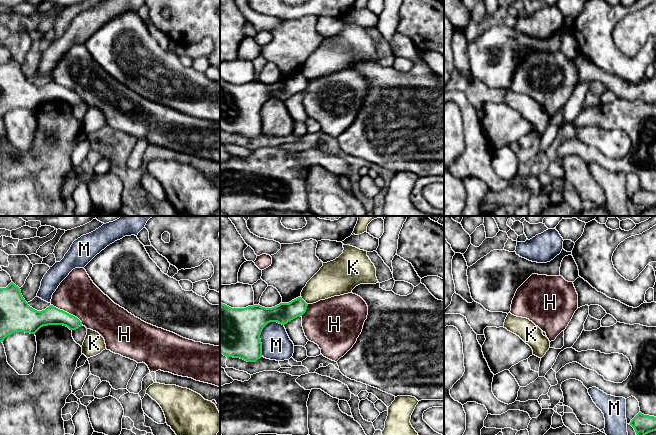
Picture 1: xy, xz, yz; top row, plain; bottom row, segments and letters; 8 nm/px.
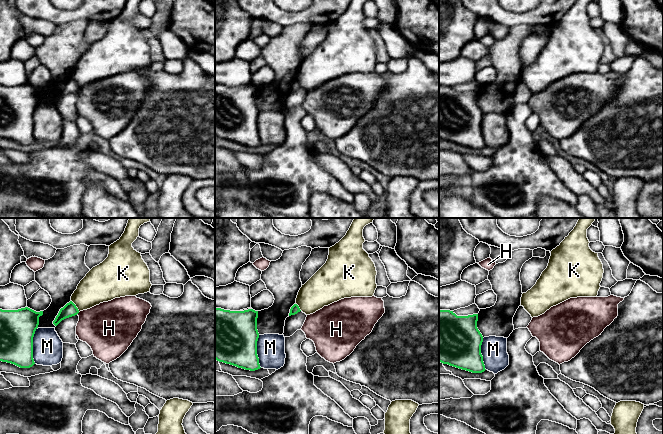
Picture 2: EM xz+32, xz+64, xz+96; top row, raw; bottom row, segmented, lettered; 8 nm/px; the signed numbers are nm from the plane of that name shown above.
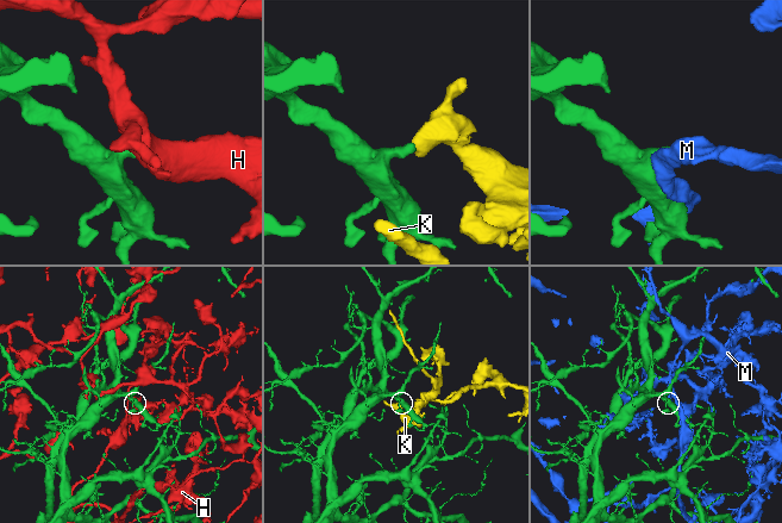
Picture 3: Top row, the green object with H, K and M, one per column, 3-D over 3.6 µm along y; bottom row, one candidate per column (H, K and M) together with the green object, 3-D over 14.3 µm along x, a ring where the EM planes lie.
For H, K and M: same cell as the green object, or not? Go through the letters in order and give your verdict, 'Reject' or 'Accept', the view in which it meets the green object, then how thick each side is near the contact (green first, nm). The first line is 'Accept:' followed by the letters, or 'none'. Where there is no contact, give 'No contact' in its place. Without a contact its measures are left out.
Accept: none
H: Reject. Touches green in xy. Thickness 150 nm (green) against 320 nm
K: Reject. Touches green in xz. Thickness 160 nm (green) against 240 nm
M: Reject. Touches green in xz. Thickness 400 nm (green) against 240 nm

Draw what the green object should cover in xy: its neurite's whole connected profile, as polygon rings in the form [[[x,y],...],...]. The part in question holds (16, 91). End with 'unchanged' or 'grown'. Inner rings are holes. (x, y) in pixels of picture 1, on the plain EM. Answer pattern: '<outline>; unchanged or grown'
[[[13,58],[6,64],[0,64],[0,118],[15,108],[35,110],[48,101],[63,101],[76,106],[82,102],[82,98],[53,81],[42,87],[33,85]]]; unchanged

